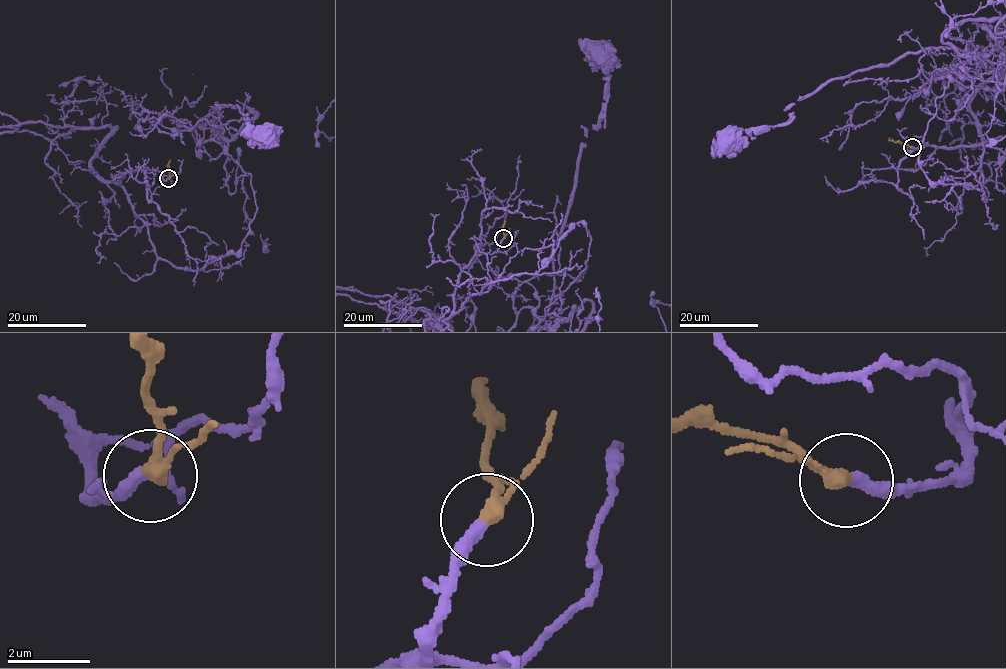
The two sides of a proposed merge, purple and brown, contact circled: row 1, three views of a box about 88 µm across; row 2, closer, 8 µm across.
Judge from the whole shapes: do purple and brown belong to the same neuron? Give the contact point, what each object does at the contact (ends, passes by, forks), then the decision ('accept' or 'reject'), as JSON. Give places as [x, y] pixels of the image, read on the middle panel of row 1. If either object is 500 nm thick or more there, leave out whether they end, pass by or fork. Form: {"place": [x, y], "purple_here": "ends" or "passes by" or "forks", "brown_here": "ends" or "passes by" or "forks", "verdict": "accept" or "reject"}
{"place": [503, 238], "purple_here": "ends", "brown_here": "passes by", "verdict": "accept"}

